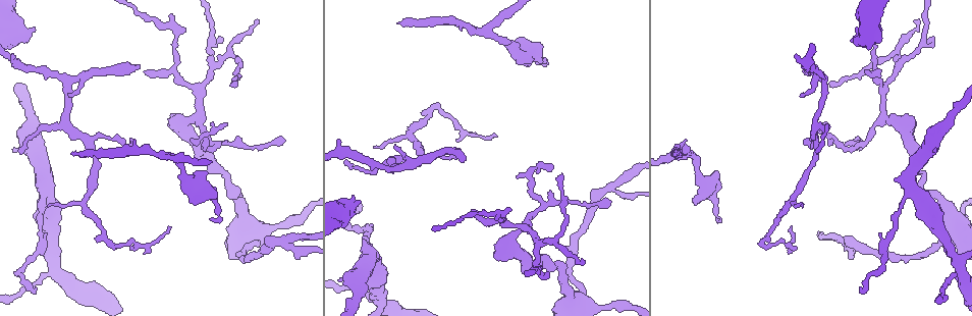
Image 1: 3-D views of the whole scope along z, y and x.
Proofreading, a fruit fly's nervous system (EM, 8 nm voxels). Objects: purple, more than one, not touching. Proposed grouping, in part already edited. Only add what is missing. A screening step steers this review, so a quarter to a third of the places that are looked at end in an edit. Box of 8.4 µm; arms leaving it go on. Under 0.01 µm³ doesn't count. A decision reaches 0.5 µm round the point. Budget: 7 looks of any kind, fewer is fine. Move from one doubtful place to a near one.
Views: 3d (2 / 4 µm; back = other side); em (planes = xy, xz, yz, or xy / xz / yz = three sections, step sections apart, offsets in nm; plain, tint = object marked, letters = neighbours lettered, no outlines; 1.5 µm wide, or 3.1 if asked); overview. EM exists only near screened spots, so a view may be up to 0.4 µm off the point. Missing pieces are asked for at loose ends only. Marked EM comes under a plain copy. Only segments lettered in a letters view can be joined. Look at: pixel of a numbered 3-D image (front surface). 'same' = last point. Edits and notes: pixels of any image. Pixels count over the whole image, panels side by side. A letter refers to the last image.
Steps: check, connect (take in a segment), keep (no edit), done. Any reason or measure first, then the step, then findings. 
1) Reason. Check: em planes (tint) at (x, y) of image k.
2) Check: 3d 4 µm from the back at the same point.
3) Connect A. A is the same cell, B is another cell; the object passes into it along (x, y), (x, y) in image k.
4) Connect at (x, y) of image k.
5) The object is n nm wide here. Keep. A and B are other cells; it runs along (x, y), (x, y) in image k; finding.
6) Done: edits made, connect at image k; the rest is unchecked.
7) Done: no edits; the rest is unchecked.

Thin end. Check: em planes (letters) at (131, 142) of image 1.

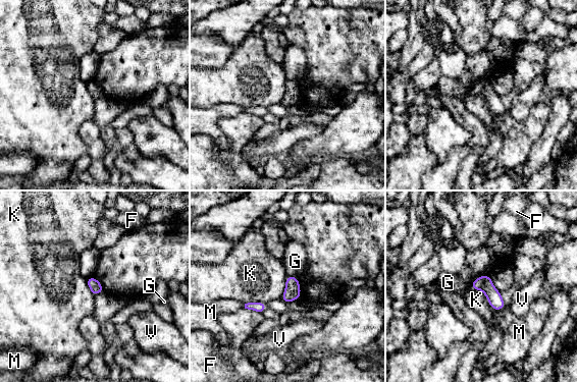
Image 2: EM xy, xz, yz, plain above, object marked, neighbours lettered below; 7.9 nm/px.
The object is 100 nm wide here. Keep. F, G, K, M and V are other cells; a border runs along (471, 286), (483, 292), (493, 311) in image 2; no lettered segment goes on from it.

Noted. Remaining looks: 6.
Branch stops here. Check: em planes (letters) at (138, 65) of image 1.

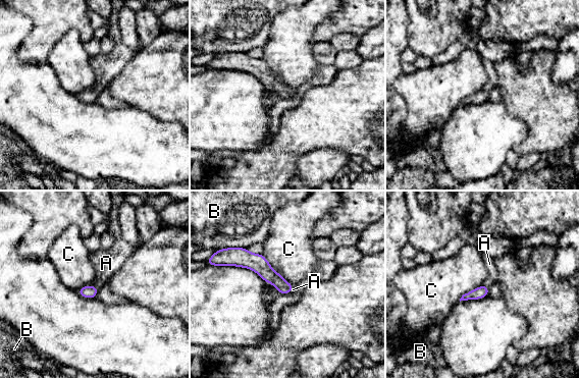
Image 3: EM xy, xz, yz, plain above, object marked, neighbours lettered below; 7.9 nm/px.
The longest contact is with C, 360 nm. Connect A. A is the same cell, B and C are other cells; the object passes into it along (90, 291), (95, 286), (106, 263) in image 3; it goes on there.

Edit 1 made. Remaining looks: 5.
Branch stops here. Check: 3d 4 µm at (398, 22) of image 1.

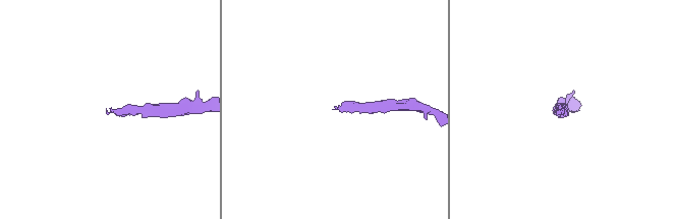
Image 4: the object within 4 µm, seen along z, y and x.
Check: em planes (letters) at (108, 112) of image 4.

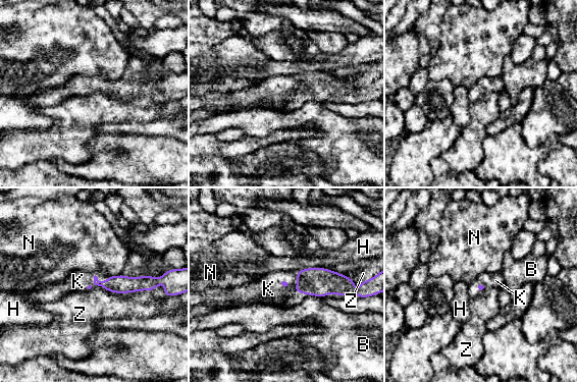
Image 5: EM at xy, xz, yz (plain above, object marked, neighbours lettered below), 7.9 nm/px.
Connect K. K is the same cell, B, H, N and Z are other cells; the object passes into it along (121, 284), (97, 278), (77, 281) in image 5; the neuron continues.

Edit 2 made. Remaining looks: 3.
Done: edits made, connect at image 3, connect at image 5; the rest is unchecked.

